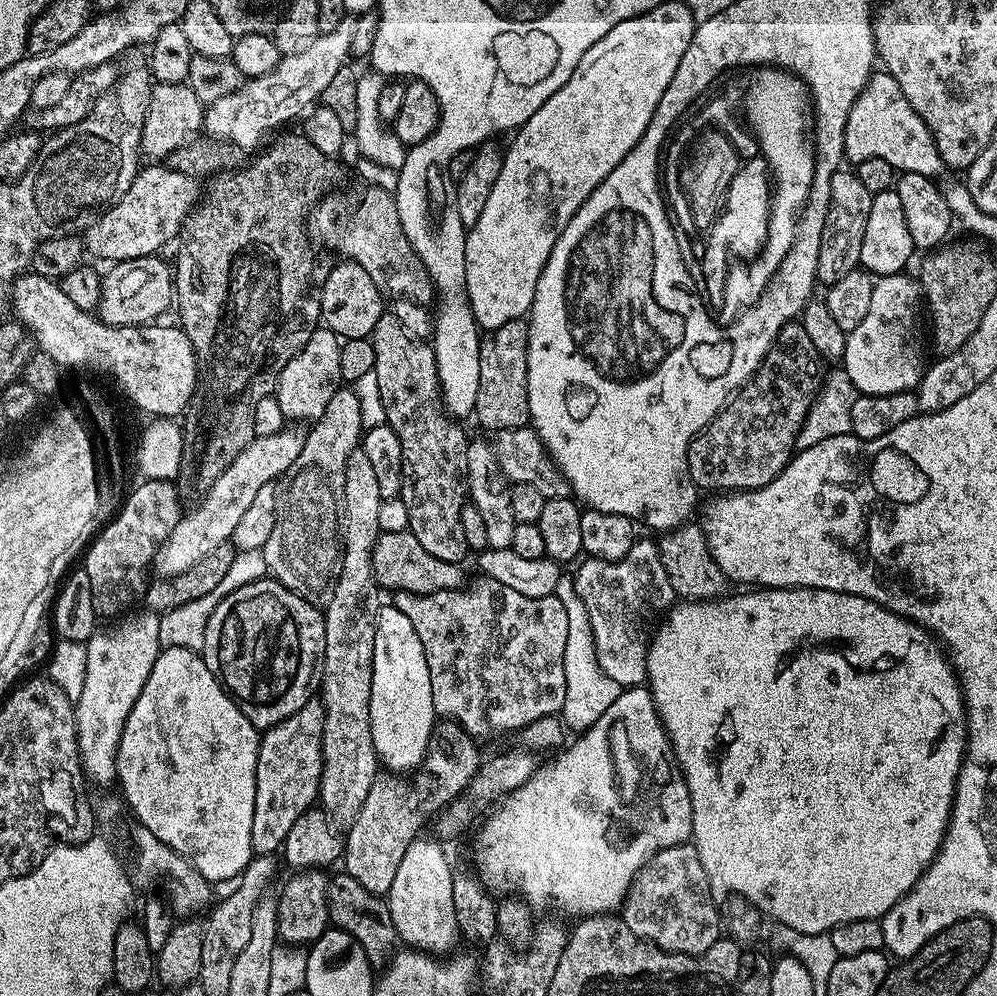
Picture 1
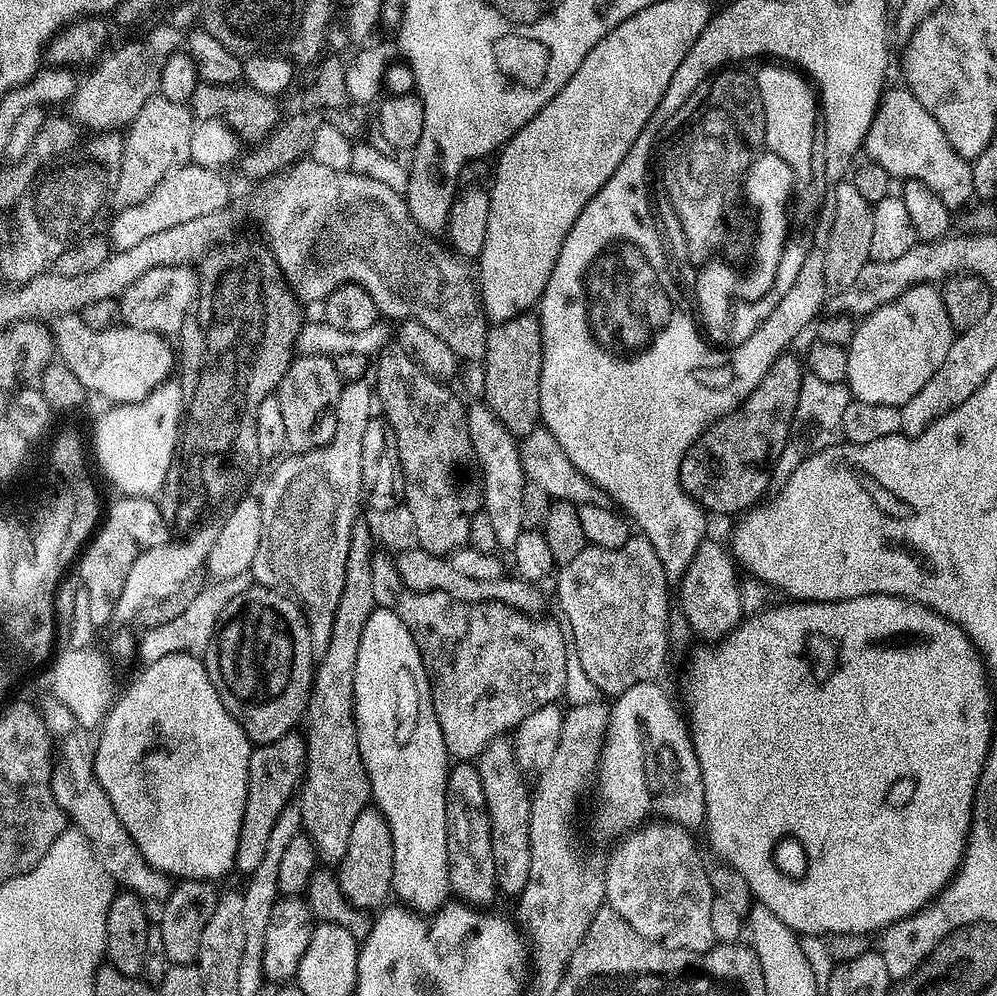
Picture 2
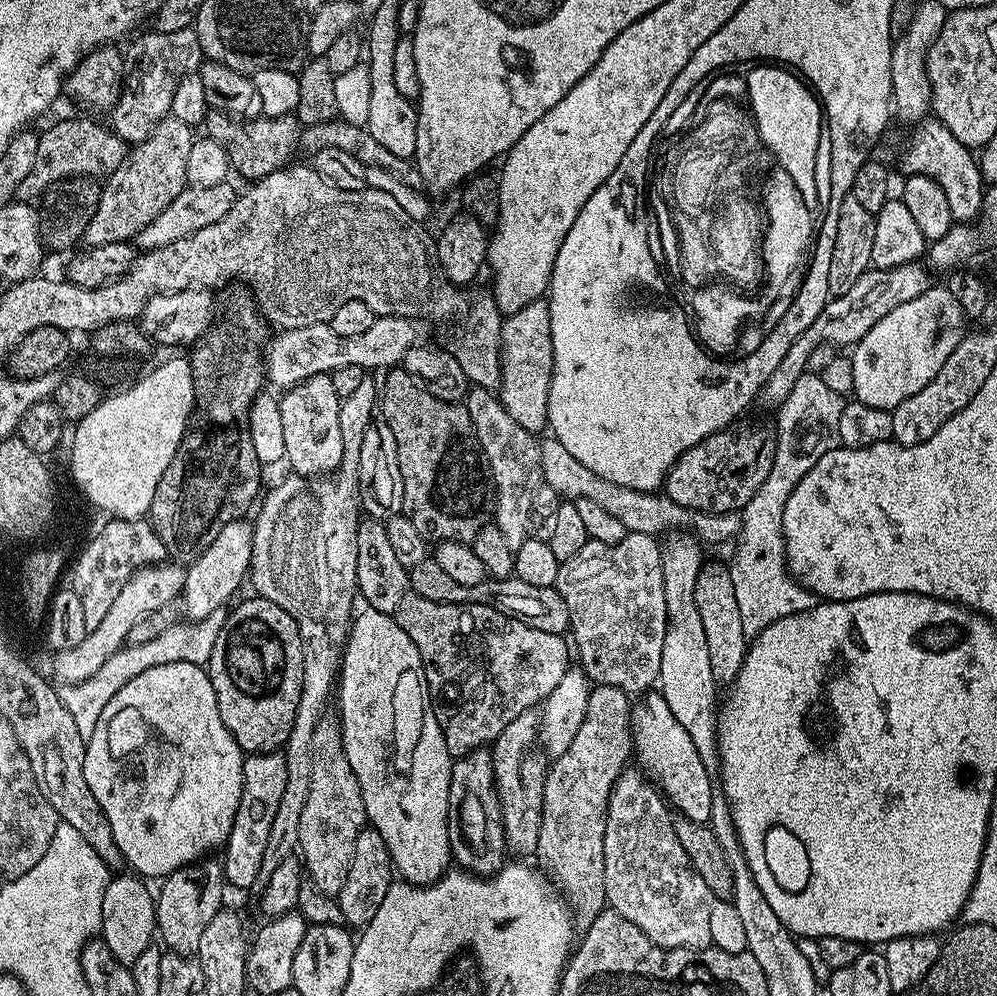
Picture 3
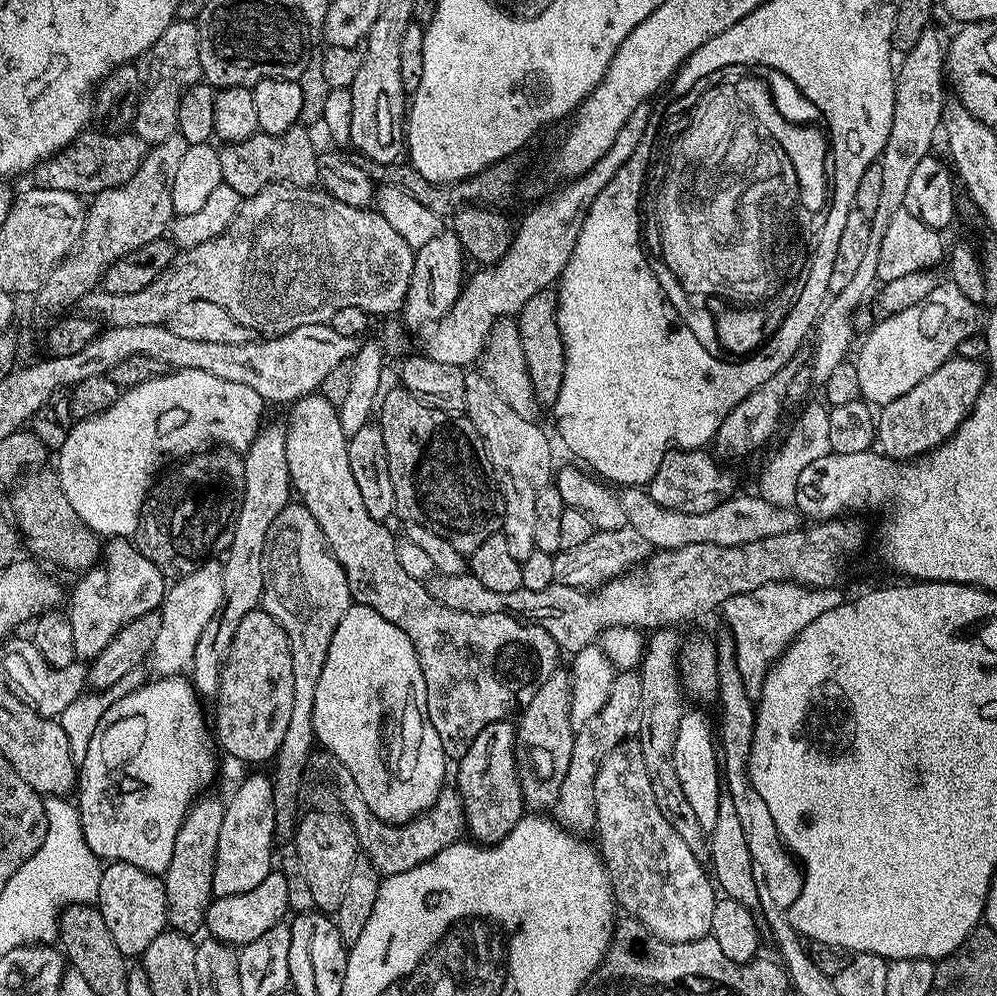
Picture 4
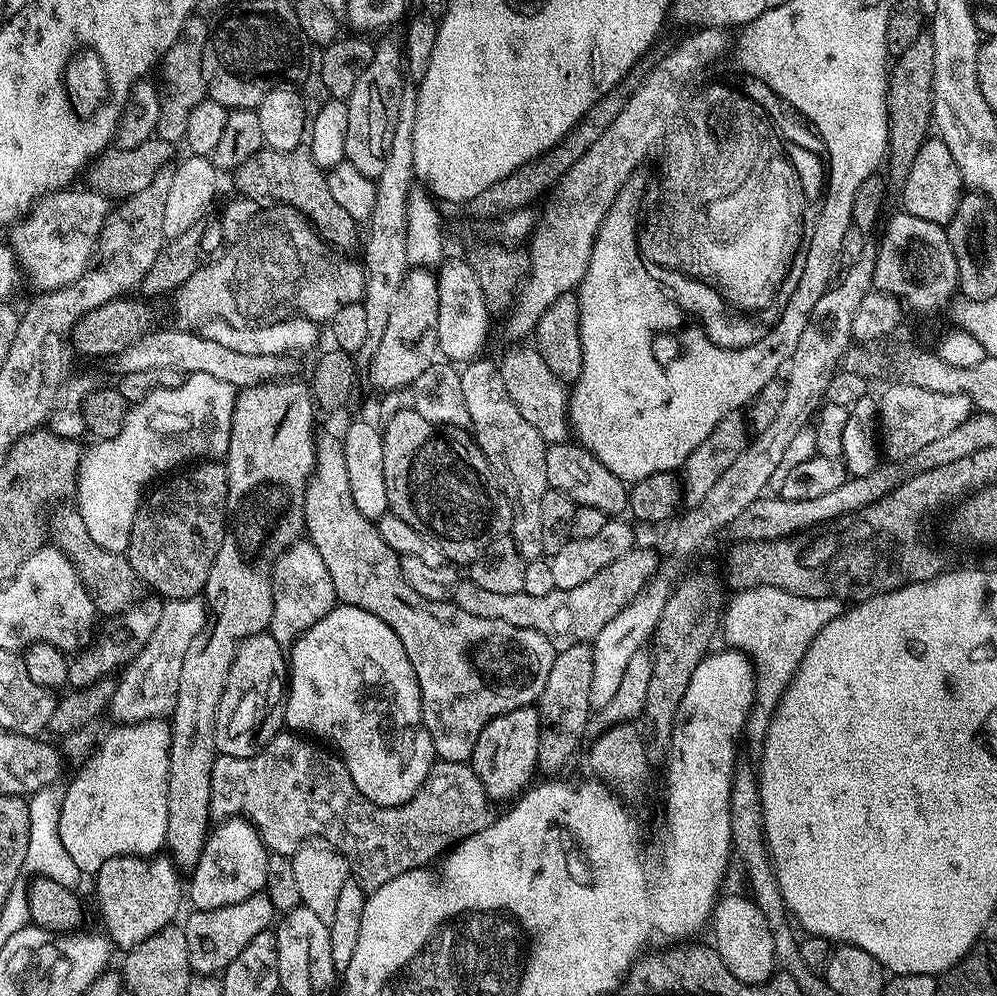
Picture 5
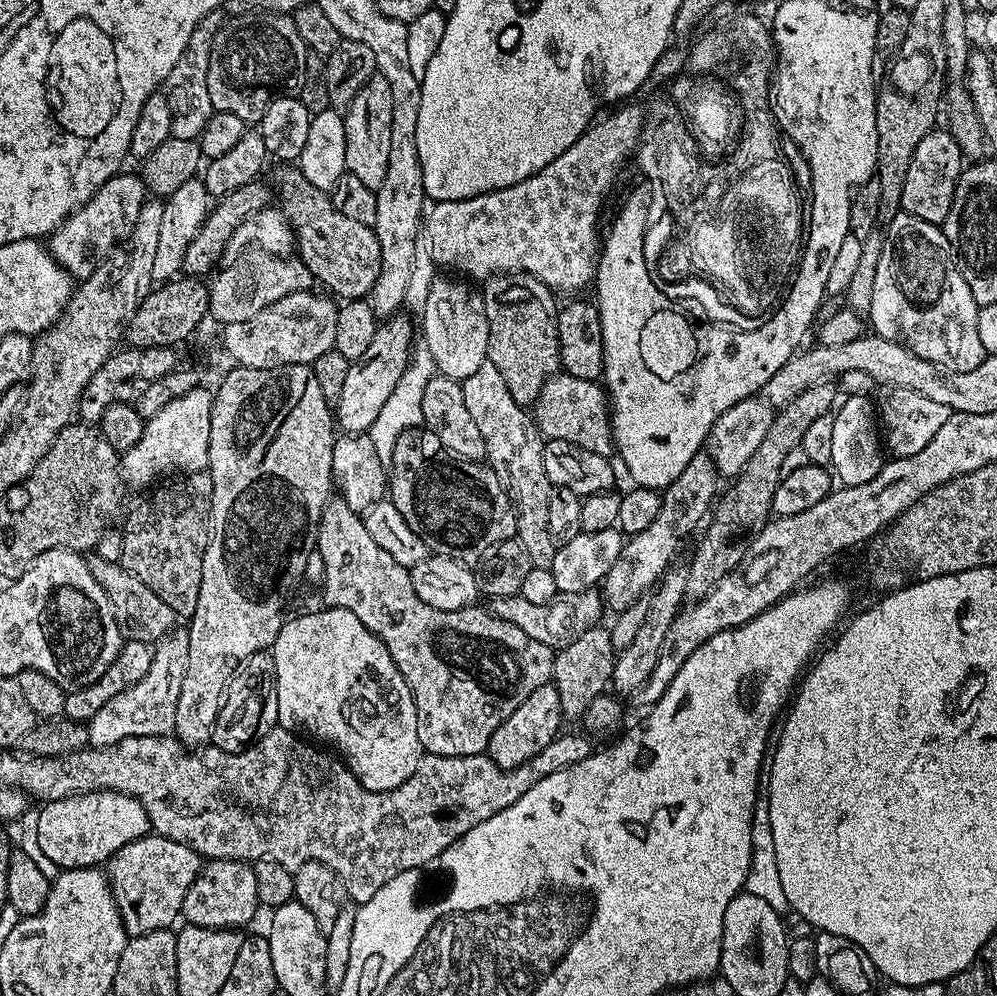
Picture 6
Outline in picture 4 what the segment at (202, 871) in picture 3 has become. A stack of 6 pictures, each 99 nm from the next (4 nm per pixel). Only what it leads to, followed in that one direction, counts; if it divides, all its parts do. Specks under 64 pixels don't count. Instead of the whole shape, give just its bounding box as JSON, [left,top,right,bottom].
[162,794,225,934]

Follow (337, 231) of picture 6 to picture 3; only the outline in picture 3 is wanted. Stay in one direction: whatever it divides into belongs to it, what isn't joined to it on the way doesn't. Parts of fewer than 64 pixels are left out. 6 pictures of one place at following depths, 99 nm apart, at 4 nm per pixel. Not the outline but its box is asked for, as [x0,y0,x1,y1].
[203,111,302,182]

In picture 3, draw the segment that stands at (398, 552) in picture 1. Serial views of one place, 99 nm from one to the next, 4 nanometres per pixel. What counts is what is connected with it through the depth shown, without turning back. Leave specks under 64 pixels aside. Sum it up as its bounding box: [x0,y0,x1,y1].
[408,558,570,636]

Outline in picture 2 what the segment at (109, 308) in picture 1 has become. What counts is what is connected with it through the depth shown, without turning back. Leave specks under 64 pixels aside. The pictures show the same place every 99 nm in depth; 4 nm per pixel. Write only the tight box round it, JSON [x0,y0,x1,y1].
[118,264,200,338]

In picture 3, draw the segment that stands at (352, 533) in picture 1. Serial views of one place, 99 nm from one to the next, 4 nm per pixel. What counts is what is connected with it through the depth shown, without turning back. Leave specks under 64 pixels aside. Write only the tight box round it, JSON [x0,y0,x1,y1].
[298,714,367,898]

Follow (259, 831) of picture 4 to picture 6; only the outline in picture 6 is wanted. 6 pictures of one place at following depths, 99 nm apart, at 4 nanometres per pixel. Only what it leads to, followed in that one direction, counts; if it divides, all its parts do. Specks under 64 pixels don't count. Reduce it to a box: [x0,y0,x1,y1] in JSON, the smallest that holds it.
[180,860,262,930]

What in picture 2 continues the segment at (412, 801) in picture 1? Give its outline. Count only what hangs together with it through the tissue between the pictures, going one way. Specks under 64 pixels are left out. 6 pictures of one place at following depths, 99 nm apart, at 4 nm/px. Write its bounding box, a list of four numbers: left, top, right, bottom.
[338,806,394,910]

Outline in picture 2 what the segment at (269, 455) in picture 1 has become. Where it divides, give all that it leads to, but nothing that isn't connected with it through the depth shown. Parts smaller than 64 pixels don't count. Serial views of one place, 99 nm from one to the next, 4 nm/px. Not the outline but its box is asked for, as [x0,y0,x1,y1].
[115,527,217,626]

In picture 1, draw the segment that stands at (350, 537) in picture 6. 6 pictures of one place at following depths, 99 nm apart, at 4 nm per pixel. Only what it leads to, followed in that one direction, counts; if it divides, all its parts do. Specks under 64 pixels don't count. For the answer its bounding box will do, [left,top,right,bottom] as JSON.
[274,326,570,738]

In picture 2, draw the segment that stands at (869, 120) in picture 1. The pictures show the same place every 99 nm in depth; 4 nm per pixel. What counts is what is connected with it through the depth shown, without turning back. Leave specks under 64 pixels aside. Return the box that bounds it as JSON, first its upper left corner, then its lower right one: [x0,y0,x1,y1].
[863,86,974,210]

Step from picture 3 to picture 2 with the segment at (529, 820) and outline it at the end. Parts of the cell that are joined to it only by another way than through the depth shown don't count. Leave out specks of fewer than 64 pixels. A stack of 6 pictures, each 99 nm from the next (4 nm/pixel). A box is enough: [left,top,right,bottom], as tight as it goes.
[478,735,532,897]

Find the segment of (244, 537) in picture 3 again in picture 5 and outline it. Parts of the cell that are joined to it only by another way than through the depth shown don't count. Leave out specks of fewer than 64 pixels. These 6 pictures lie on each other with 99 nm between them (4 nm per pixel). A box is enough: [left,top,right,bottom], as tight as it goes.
[110,600,210,724]

